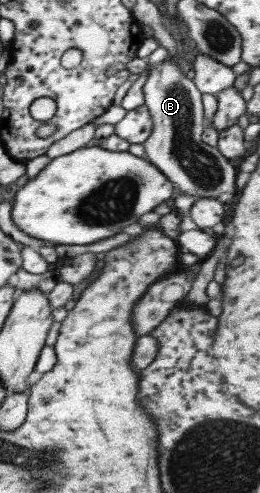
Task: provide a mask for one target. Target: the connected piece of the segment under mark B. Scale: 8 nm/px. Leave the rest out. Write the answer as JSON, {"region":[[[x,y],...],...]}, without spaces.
{"region":[[[174,57],[153,64],[141,88],[143,104],[149,110],[153,123],[149,137],[141,143],[147,160],[166,176],[176,193],[195,199],[230,193],[236,171],[217,148],[201,141],[204,129],[201,93],[194,82],[182,73]]]}

